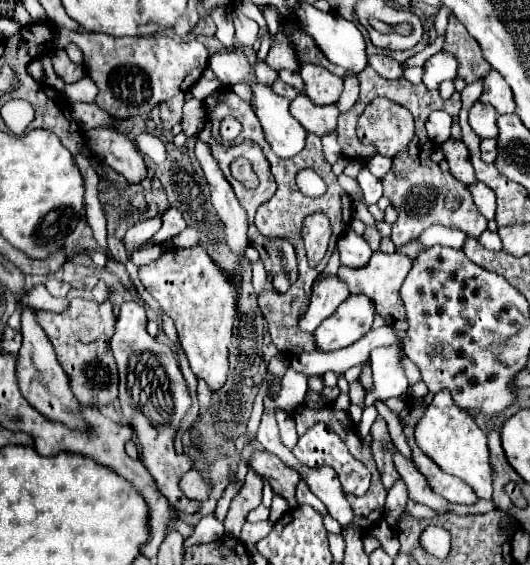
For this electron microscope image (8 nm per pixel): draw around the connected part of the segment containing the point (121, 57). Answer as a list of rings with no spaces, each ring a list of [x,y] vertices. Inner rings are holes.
[[[67,28],[55,30],[55,46],[77,44],[85,54],[85,72],[97,84],[97,106],[107,108],[111,116],[131,118],[149,114],[159,102],[173,98],[179,92],[189,92],[201,78],[207,66],[207,48],[199,40],[179,42],[167,36],[137,36],[137,38],[111,38],[93,32],[75,32]]]

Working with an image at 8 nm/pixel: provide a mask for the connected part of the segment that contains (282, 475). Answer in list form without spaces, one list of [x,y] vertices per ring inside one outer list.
[[[253,452],[247,464],[261,478],[265,478],[271,484],[273,492],[281,494],[289,502],[289,506],[295,504],[295,486],[301,480],[297,472],[293,472],[291,468],[285,468],[285,464],[281,464],[281,460],[277,460],[277,456],[273,456],[271,452]]]

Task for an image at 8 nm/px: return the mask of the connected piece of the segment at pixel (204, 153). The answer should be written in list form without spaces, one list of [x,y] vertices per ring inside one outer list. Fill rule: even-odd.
[[[199,140],[195,142],[195,156],[203,168],[203,174],[207,178],[209,190],[211,190],[211,202],[217,210],[217,216],[225,224],[225,240],[229,248],[235,254],[243,254],[247,242],[247,216],[241,208],[237,196],[233,196],[231,184],[225,180],[217,160],[211,156],[211,148],[207,142]]]

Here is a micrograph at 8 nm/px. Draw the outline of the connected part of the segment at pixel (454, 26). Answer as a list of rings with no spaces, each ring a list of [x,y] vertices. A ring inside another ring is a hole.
[[[451,14],[449,16],[449,28],[443,50],[449,50],[459,60],[459,78],[463,78],[467,84],[481,80],[489,72],[489,64],[481,54],[481,46],[477,40],[467,32],[467,28]]]

